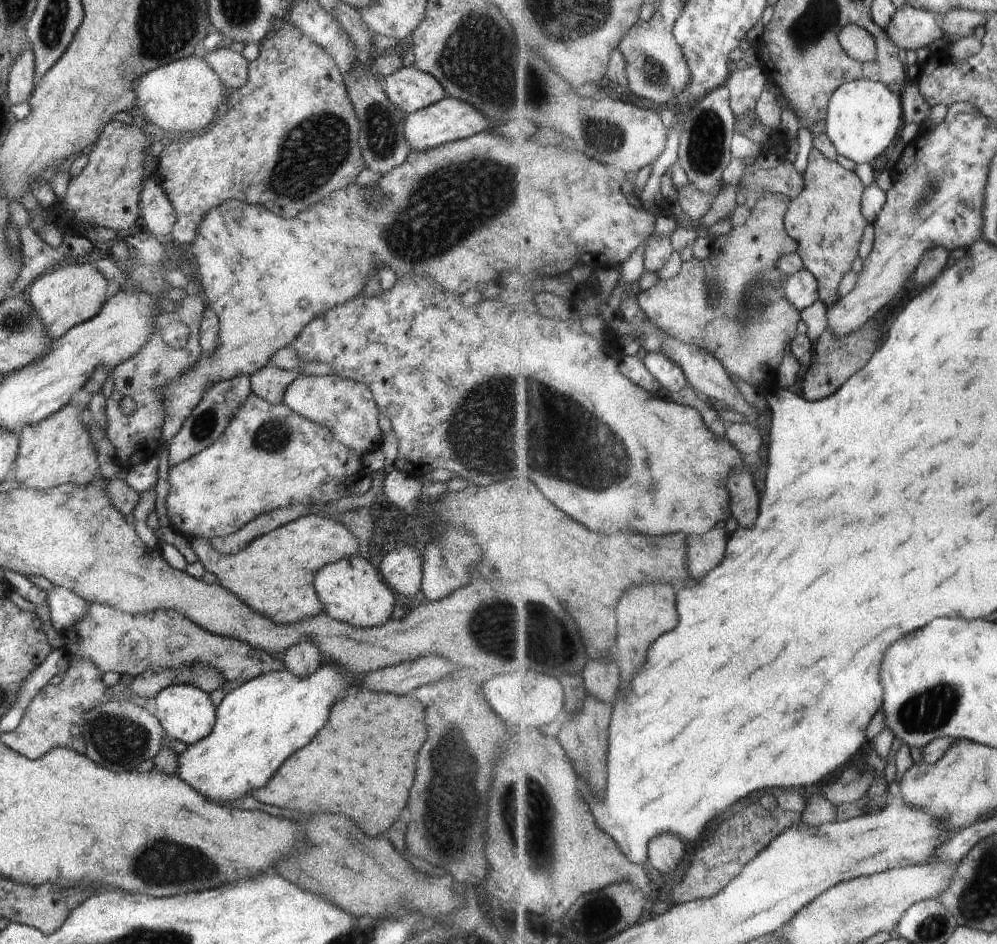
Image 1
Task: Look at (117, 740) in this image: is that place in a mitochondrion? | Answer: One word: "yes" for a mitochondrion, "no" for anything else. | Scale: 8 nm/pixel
yes

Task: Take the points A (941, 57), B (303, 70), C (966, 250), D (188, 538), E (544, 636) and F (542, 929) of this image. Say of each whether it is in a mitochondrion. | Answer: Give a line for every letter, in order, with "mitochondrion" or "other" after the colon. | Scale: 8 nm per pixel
A: other
B: other
C: other
D: other
E: mitochondrion
F: other

